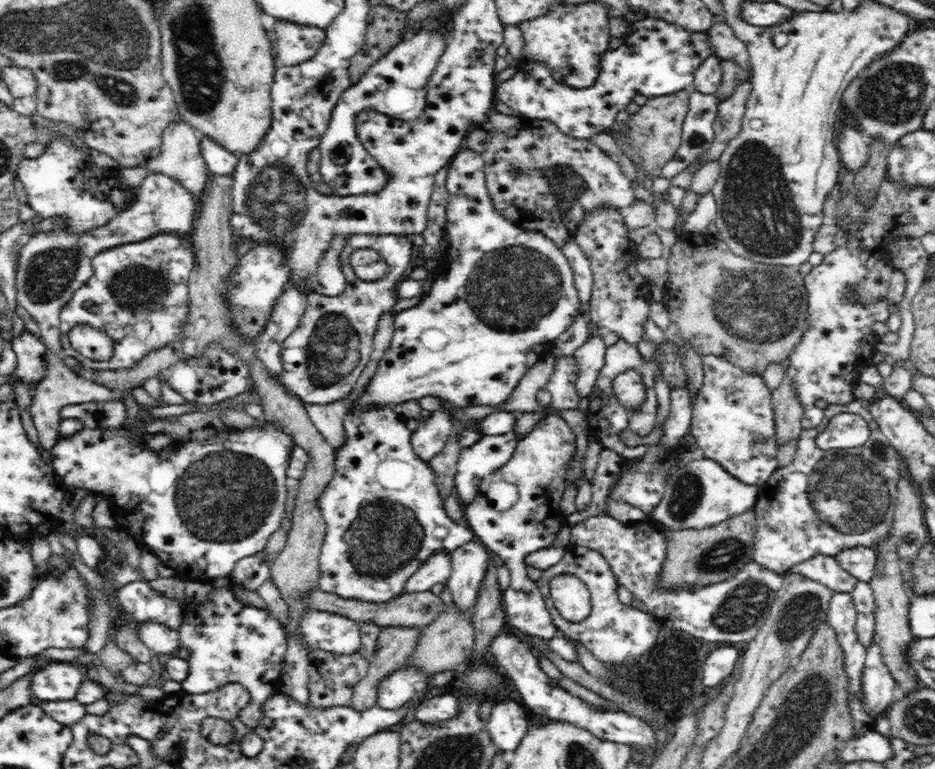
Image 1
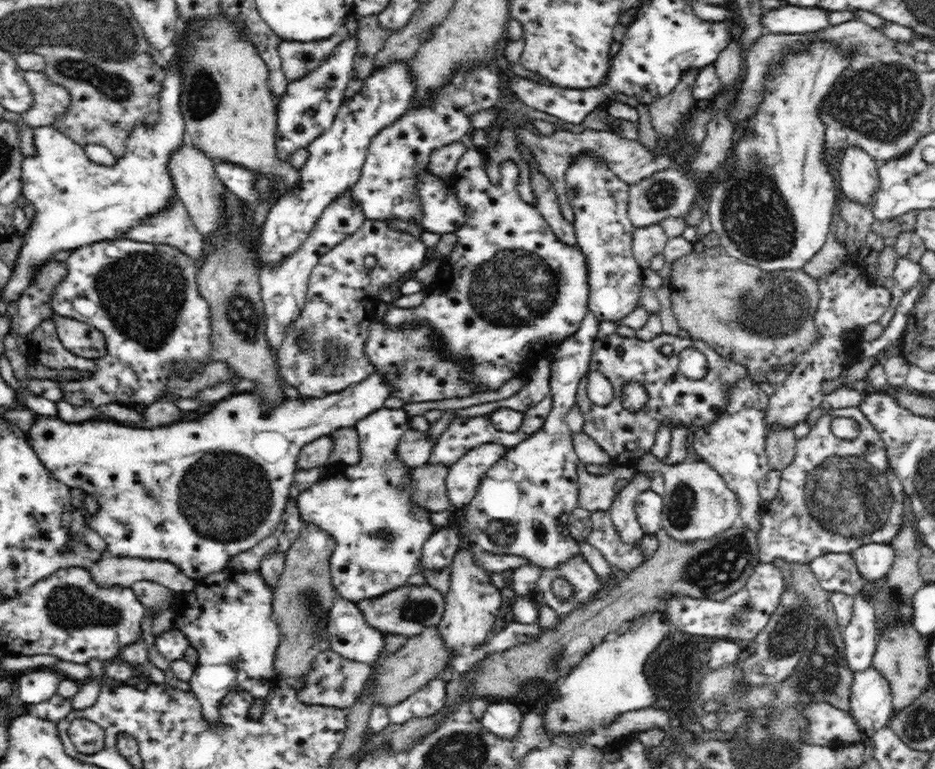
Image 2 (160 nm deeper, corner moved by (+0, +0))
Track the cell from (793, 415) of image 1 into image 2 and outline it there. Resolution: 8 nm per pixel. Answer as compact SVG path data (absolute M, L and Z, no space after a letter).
M767 429L764 448L771 470L782 472L796 456L796 445L792 429Z

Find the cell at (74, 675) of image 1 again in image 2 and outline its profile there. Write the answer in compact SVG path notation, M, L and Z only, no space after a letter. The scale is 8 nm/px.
M46 668L23 674L18 682L19 697L28 706L48 700L56 694L59 682L56 670L48 671Z

